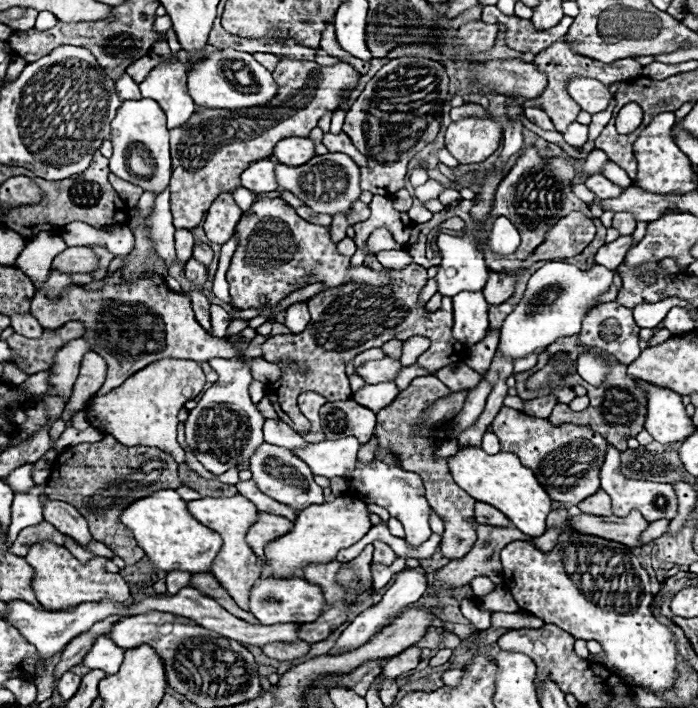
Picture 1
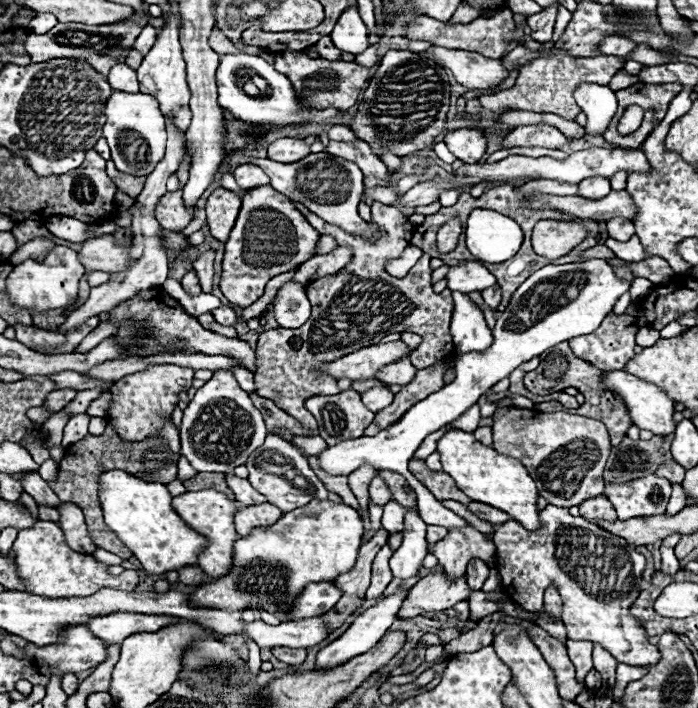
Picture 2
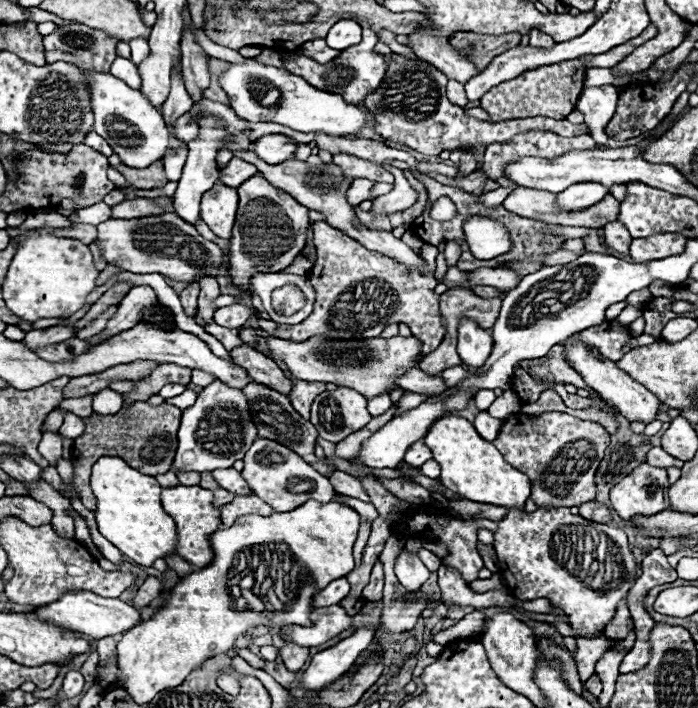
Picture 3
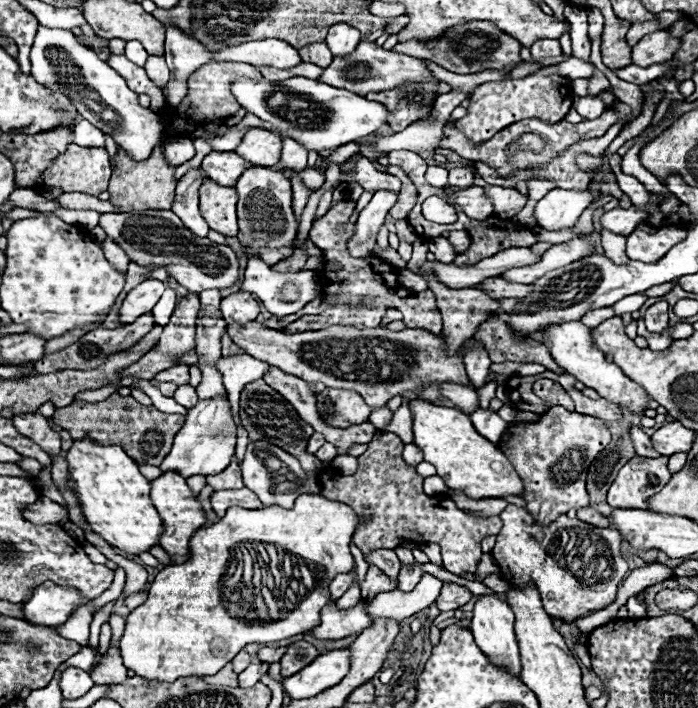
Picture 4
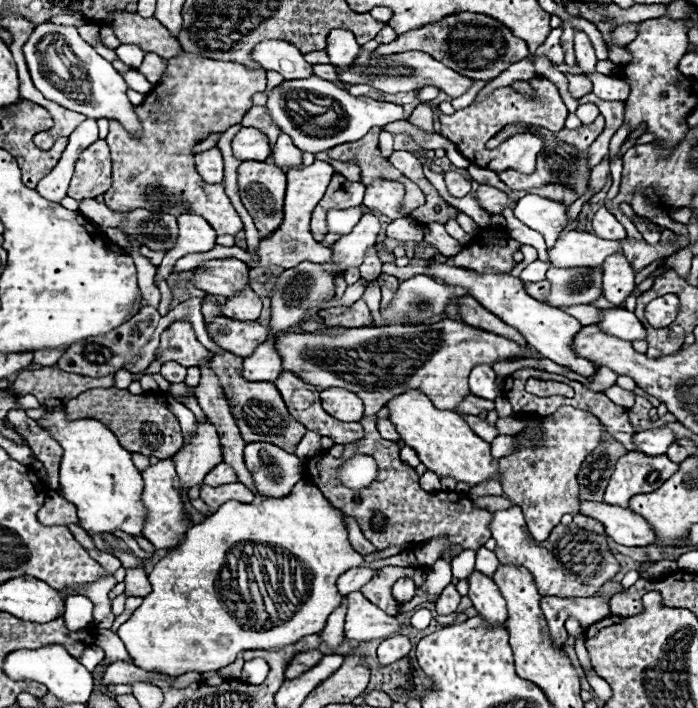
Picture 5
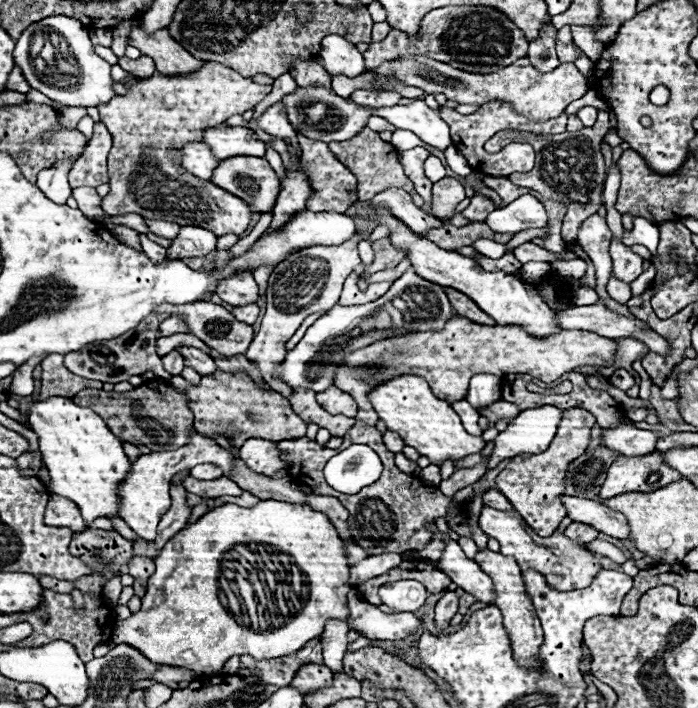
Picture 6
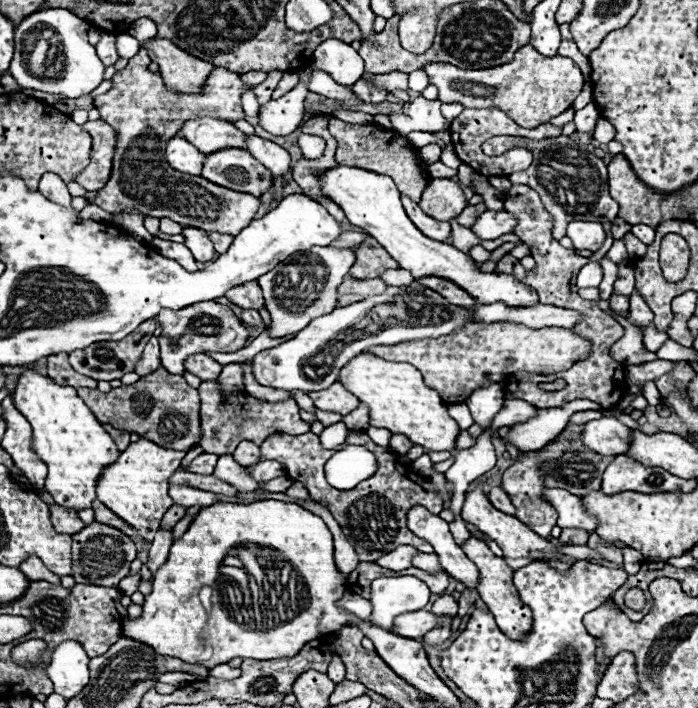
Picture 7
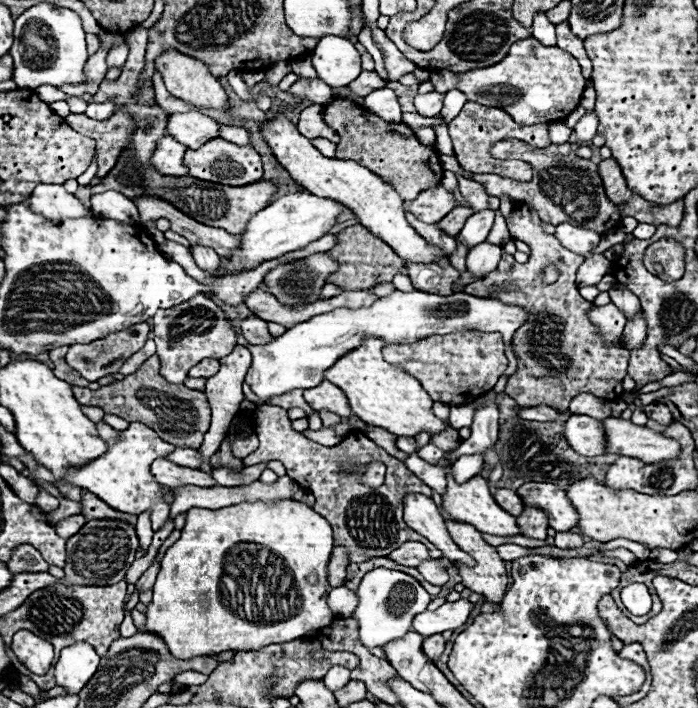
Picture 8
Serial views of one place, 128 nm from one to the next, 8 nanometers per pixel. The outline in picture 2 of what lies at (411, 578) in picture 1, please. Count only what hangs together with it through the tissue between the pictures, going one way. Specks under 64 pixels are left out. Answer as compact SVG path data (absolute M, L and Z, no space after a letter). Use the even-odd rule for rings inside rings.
M398 590L396 594L390 594L388 598L380 600L376 606L364 610L364 612L352 622L352 626L350 626L338 640L330 642L328 646L324 646L324 648L316 654L316 668L314 668L314 670L330 670L330 668L334 668L334 666L340 666L342 662L348 662L350 658L354 658L354 656L358 656L358 654L364 654L366 650L370 650L370 648L386 634L386 630L392 626L392 622L396 620L396 614L398 614L398 610L400 610L400 604L402 604L404 596L406 596L406 590Z

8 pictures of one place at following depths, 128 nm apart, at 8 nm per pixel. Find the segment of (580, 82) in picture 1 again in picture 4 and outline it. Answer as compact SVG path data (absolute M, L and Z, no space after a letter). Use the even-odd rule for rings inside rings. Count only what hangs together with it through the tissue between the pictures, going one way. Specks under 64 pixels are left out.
M582 96L576 104L576 110L584 120L594 120L604 112L604 102L600 102L596 96ZM617 153L610 154L610 166L618 180L620 190L632 200L632 204L636 208L646 208L650 202L650 192L644 188L644 184L640 184L634 176L626 176L621 171L621 156Z

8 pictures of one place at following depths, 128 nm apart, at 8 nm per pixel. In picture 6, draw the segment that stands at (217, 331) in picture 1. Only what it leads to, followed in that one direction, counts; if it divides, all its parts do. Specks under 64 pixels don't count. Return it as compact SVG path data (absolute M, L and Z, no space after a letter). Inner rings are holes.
M248 304L248 306L236 306L232 310L232 314L236 316L236 320L242 320L246 324L254 324L254 320L258 318L258 306L256 304Z

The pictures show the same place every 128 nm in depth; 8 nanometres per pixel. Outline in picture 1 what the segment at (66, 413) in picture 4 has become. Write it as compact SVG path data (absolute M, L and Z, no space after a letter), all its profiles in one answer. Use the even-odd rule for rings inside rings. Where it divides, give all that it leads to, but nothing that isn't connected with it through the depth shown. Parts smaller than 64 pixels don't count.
M104 436L100 442L82 442L78 446L70 446L56 458L50 478L44 486L44 492L54 498L72 504L78 508L78 512L88 520L90 534L94 540L106 544L116 556L120 556L126 564L136 564L140 558L144 558L144 550L138 548L132 534L118 522L122 506L104 506L104 504L130 504L140 496L146 496L150 492L162 490L162 488L178 488L182 486L178 478L178 464L170 454L164 450L158 450L154 446L140 446L130 448L112 436ZM116 480L132 480L138 482L136 490L108 490L108 486Z

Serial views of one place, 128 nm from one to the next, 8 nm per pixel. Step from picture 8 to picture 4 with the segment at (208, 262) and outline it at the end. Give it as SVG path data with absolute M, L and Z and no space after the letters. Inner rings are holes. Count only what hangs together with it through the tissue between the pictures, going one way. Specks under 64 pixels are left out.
M200 168L184 174L176 186L176 202L172 204L172 212L178 214L184 226L194 236L200 236L200 238L206 238L210 230L198 210L198 188L204 182L204 178L206 178L206 172ZM147 279L142 284L138 284L132 292L128 292L128 296L124 298L124 304L120 308L122 324L130 324L138 316L150 312L156 306L156 302L164 290L165 285L161 281Z

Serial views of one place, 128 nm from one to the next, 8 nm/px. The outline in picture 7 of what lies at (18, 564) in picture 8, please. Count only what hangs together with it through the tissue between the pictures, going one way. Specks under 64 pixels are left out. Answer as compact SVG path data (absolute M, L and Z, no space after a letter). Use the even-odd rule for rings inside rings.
M32 556L32 558L26 558L26 562L22 562L18 566L18 570L22 570L28 580L48 580L48 582L54 582L54 584L60 584L60 578L56 574L52 574L50 570L46 570L44 562L38 558L38 556Z

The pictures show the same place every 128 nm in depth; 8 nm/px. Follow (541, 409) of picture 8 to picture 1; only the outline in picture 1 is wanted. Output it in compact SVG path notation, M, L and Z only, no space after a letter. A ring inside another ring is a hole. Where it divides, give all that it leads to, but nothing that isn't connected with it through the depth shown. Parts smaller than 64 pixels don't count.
M384 358L384 360L376 360L376 362L366 362L364 366L358 368L358 376L362 376L368 384L374 382L394 382L398 372L402 370L402 362L394 360L394 358Z

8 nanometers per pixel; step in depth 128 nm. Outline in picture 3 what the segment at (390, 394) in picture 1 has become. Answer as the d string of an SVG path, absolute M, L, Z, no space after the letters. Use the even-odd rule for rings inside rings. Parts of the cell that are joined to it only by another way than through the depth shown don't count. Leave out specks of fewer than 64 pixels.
M380 394L380 396L372 398L372 400L368 400L368 410L370 410L372 416L384 414L386 410L390 410L390 406L392 406L392 400L390 400L388 394Z

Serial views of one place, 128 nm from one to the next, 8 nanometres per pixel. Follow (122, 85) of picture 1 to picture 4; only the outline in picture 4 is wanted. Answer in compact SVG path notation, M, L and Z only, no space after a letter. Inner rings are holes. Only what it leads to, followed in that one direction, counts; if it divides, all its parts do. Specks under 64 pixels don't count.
M112 56L110 66L126 80L130 90L136 94L148 94L152 98L152 106L150 106L152 110L162 110L164 94L152 80L148 80L143 67L136 66L126 56Z

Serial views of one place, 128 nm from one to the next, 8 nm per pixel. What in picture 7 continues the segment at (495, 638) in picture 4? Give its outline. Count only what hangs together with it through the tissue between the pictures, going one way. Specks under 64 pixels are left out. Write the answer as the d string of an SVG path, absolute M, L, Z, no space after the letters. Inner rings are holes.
M412 506L408 512L408 528L418 538L432 544L446 574L464 582L468 588L474 588L474 584L478 582L478 568L454 542L446 520L430 514L424 506Z

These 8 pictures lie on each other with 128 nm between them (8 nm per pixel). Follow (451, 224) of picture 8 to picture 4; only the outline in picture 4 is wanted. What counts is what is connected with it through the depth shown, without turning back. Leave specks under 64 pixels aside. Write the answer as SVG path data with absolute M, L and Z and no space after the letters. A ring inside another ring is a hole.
M484 186L484 194L490 198L494 206L494 214L500 218L512 218L526 206L526 196L520 194L514 188L502 188L502 186Z

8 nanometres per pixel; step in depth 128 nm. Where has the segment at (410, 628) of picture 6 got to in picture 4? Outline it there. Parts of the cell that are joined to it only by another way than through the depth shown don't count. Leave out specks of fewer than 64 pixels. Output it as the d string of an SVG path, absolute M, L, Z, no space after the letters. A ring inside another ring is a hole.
M358 600L358 604L348 610L338 610L334 604L330 604L322 610L320 616L322 616L320 626L312 630L312 634L320 640L346 638L352 634L360 634L372 626L372 616L368 614L364 600Z

